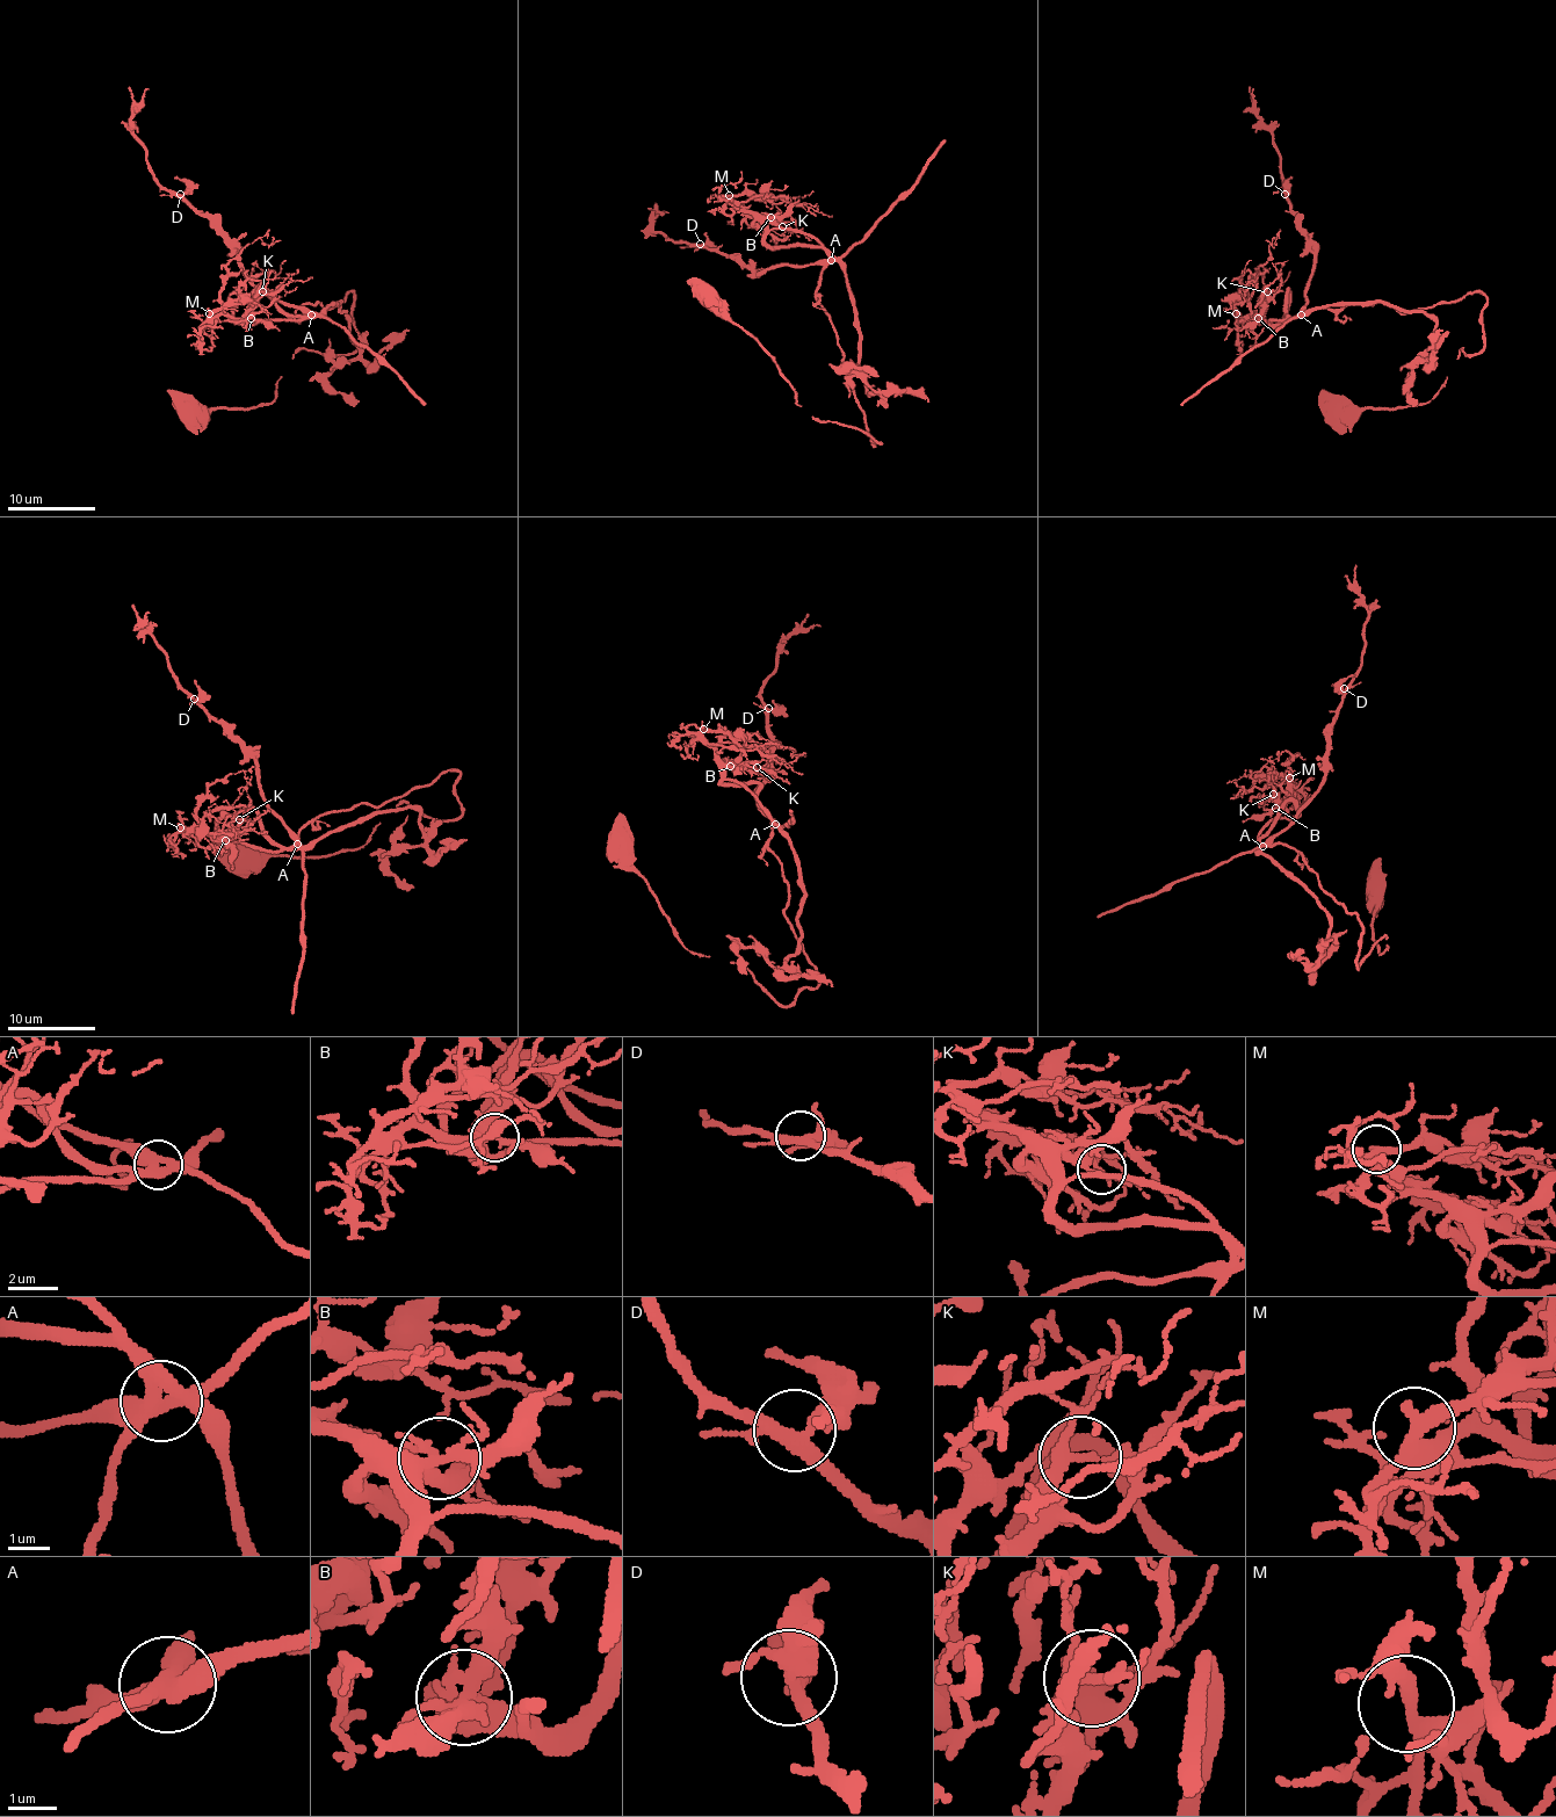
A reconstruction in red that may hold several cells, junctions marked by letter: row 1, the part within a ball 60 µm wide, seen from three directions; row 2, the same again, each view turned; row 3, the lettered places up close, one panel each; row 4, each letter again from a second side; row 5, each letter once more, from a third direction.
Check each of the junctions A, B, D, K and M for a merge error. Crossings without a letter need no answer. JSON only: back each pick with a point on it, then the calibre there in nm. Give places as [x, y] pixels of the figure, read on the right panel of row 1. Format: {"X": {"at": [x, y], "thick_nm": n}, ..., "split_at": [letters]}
{"A": {"at": [1301, 315], "thick_nm": 400}, "split_at": ["A"]}

